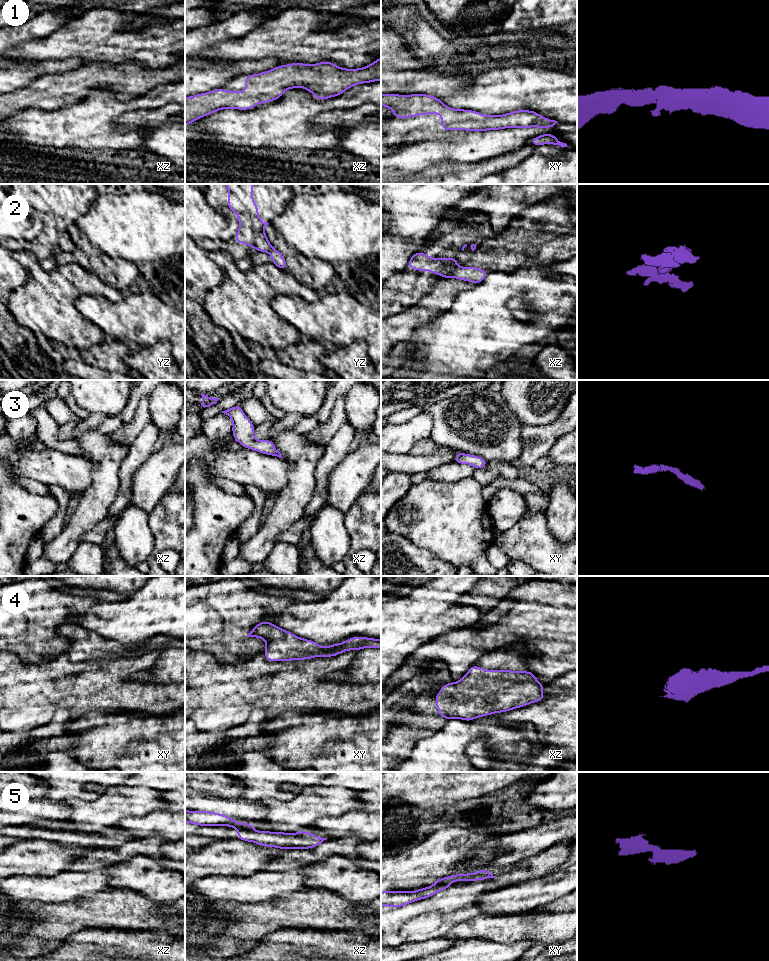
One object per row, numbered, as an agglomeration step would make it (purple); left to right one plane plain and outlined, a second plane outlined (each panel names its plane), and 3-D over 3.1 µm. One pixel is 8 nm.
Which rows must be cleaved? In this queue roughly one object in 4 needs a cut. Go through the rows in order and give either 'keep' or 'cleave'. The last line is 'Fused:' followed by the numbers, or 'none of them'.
1: keep
2: cleave
3: keep
4: keep
5: cleave
Fused: 2, 5

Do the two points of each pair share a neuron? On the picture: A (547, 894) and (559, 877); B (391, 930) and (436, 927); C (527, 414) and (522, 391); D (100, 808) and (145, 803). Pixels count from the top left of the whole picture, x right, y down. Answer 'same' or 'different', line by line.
A: same
B: same
C: same
D: same

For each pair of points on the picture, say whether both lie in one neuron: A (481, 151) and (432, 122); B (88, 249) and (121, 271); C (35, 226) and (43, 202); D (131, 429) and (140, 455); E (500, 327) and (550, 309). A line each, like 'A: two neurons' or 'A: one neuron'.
A: two neurons
B: one neuron
C: two neurons
D: two neurons
E: one neuron

